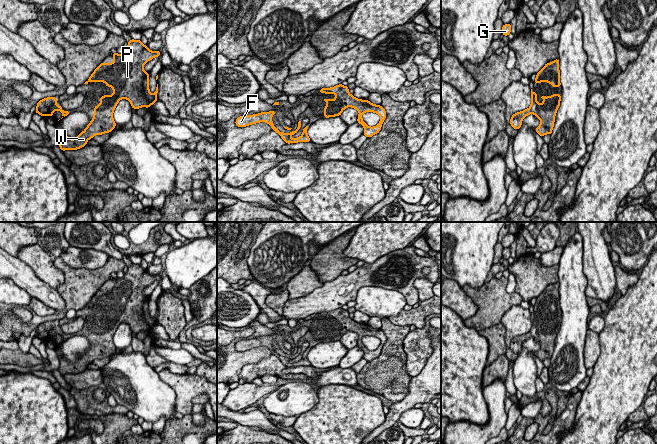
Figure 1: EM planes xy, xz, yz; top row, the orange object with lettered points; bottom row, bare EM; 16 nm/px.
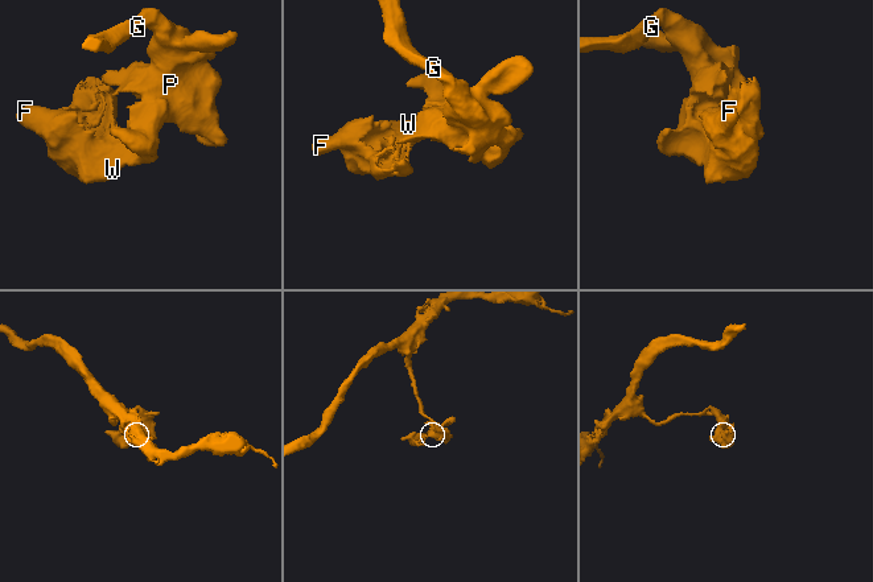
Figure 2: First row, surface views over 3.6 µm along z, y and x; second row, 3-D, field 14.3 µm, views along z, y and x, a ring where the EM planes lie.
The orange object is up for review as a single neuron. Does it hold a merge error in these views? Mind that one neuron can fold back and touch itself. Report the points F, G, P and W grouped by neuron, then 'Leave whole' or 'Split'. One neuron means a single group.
Groups: F G P W. Leave whole

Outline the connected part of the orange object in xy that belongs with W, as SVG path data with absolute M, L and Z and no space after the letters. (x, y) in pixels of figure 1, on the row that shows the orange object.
M131 39L122 54L114 52L112 56L114 61L101 62L84 84L104 82L112 88L113 94L100 97L100 104L94 108L93 119L75 139L65 134L59 135L59 148L62 151L80 149L95 135L111 132L116 127L113 112L121 99L127 99L135 110L149 108L158 100L158 84L152 95L149 90L149 73L144 71L144 64L159 57L160 50L151 51L141 40Z

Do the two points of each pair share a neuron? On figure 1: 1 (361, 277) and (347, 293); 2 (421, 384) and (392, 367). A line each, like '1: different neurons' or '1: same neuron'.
1: same neuron
2: different neurons

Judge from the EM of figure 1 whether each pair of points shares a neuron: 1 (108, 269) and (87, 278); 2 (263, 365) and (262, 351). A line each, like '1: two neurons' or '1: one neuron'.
1: one neuron
2: two neurons

